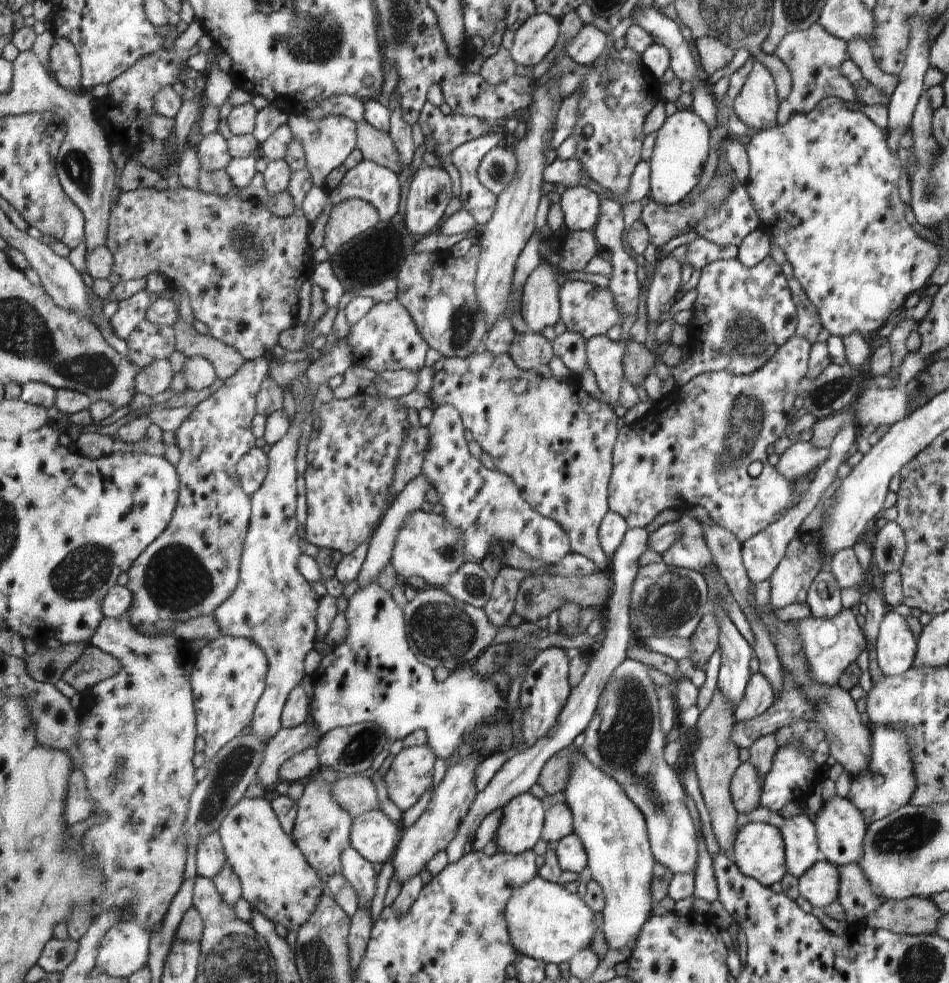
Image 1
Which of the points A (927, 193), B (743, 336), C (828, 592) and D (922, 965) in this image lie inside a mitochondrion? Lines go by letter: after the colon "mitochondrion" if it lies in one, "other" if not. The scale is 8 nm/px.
A: mitochondrion
B: mitochondrion
C: other
D: mitochondrion

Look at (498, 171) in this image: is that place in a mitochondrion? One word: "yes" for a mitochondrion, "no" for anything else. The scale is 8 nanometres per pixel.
yes

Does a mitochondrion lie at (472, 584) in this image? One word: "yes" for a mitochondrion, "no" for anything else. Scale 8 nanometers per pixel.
yes

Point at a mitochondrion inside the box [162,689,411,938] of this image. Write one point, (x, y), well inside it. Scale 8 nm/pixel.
(230, 770)

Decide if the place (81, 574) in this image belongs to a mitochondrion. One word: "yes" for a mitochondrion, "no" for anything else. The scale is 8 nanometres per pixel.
yes

